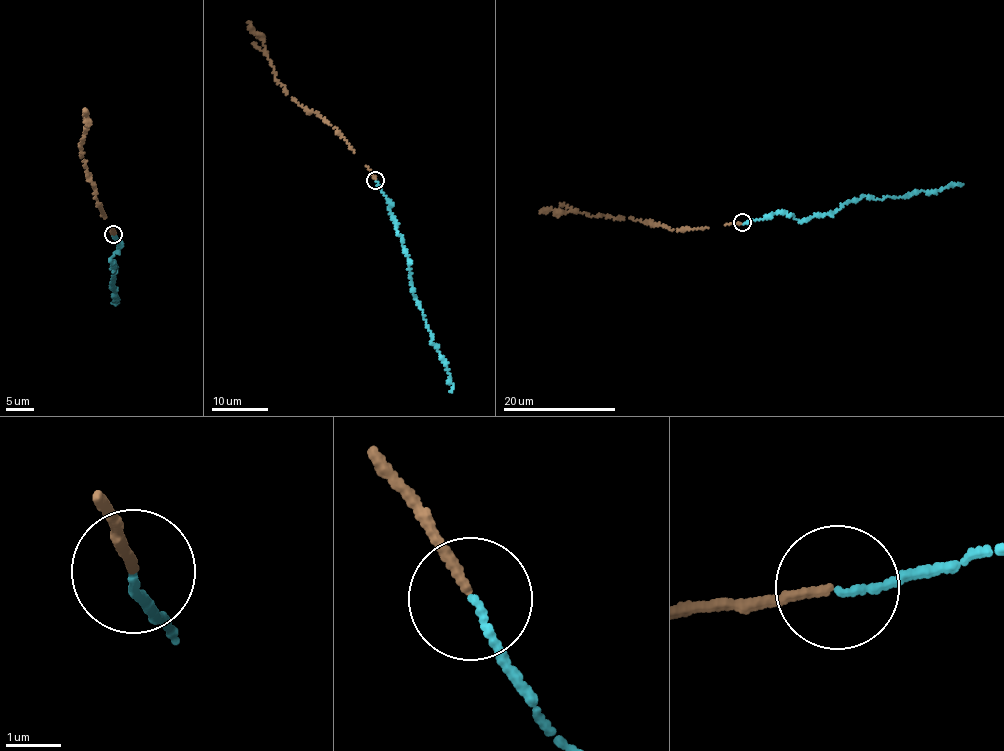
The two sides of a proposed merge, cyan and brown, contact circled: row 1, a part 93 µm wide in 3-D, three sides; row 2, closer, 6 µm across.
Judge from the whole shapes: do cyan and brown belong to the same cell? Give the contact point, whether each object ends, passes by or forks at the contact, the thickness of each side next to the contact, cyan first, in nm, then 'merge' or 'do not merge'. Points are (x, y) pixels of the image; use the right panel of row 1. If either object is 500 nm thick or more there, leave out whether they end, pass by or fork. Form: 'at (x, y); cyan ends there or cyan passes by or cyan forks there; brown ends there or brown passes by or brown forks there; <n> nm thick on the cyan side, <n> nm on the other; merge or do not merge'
at (742, 222); cyan ends there; brown ends there; 110 nm thick on the cyan side, 140 nm on the other; merge

